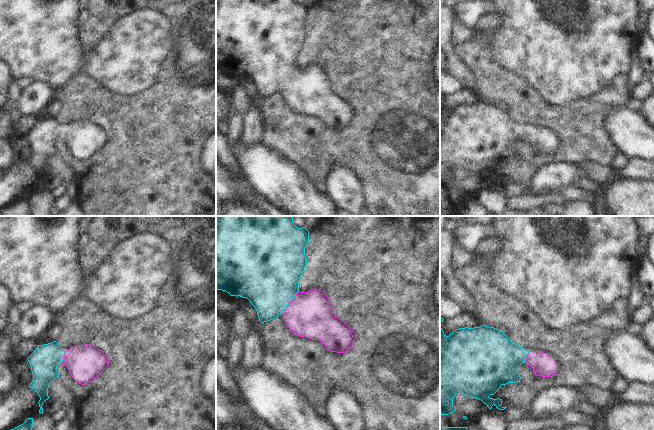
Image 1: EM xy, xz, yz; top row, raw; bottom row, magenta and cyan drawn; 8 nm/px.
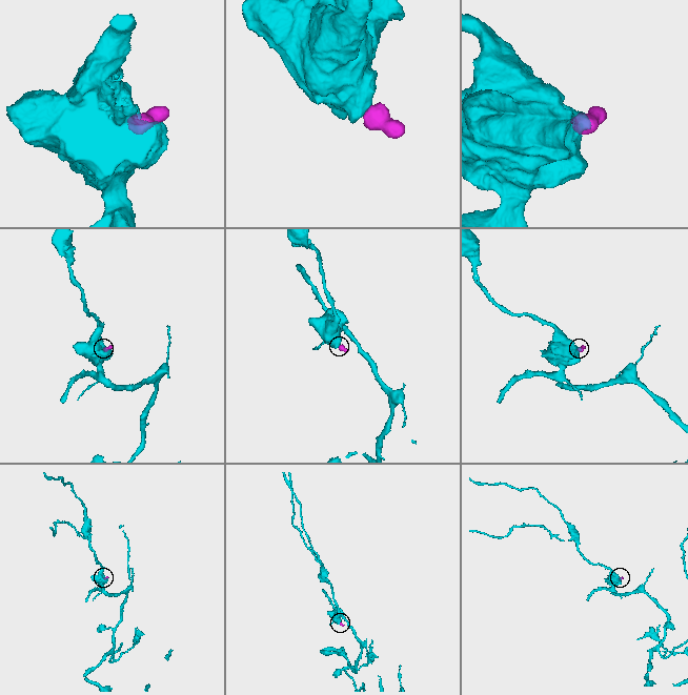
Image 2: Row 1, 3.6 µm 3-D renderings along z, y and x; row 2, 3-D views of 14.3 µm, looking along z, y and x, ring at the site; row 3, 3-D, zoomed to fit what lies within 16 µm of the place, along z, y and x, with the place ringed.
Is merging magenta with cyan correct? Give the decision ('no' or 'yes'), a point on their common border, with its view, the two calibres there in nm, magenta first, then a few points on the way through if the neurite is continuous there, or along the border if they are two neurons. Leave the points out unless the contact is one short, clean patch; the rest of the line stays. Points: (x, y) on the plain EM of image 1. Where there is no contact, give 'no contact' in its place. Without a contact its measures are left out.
yes; meets magenta in xz at (290, 78); 380 nm thick on the magenta side, 480 nm on the other; runs through xz (310, 90), (305, 89), (290, 78), (269, 55)

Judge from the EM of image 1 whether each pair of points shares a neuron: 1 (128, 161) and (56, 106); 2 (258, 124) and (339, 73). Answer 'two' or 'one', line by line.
1: two
2: two

